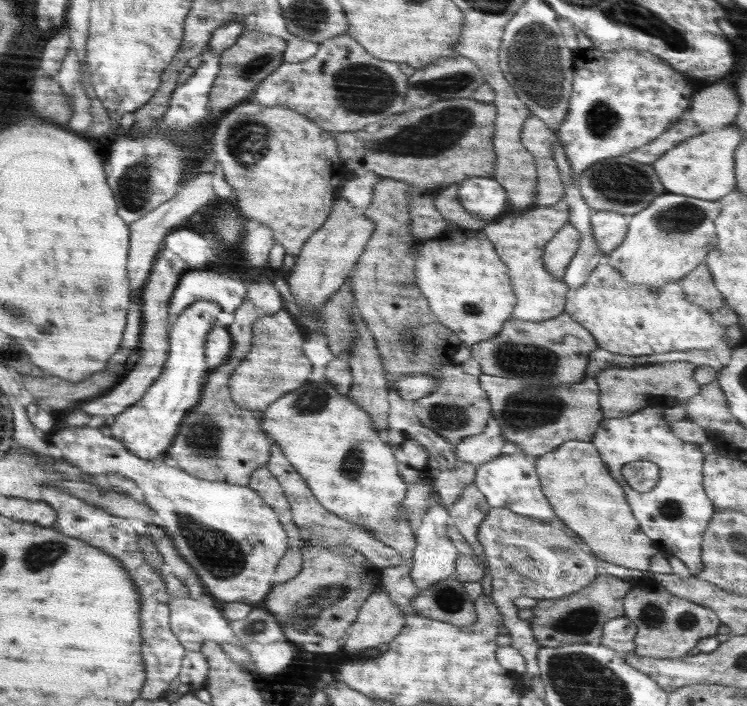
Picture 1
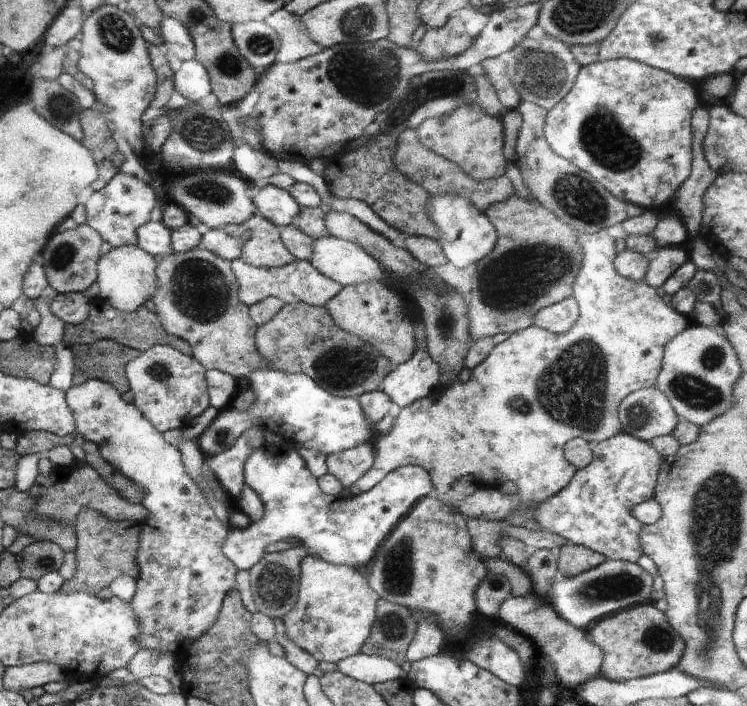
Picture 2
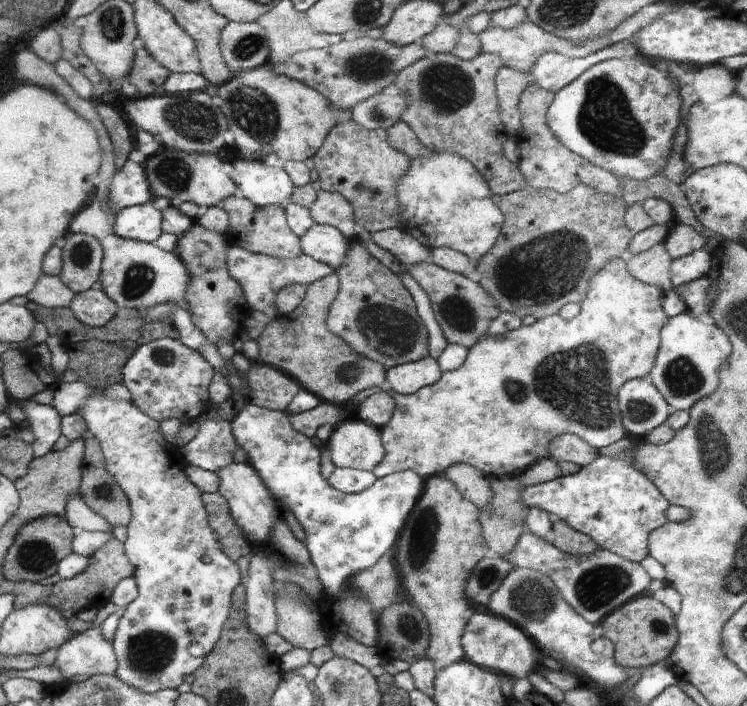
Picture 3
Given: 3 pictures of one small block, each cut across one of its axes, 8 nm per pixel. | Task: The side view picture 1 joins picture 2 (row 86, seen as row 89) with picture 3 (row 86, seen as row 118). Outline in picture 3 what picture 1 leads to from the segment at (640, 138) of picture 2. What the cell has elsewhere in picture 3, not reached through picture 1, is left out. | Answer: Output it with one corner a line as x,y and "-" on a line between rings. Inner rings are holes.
642,56
631,59
611,58
600,61
594,66
588,67
576,80
570,82
554,94
553,101
547,110
547,123
549,129
558,137
558,140
567,146
573,153
579,154
582,158
589,160
593,165
599,166
601,169
606,169
615,177
622,178
630,177
637,181
643,181
645,178
650,178
653,174
660,173
665,162
667,161
668,153
672,147
674,131
679,125
679,116
681,109
681,98
679,93
678,81
669,73
667,66
660,66
658,62
648,60

